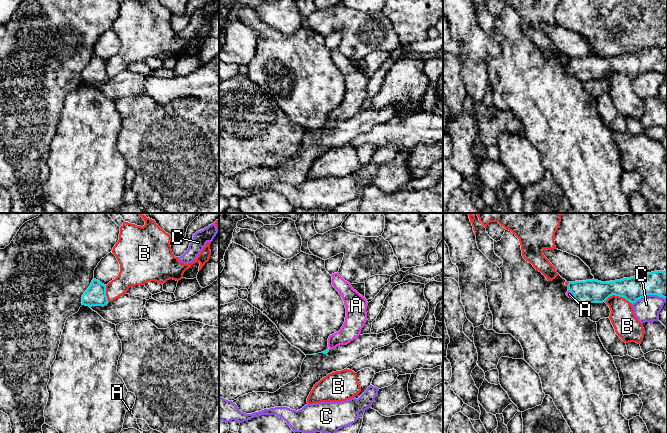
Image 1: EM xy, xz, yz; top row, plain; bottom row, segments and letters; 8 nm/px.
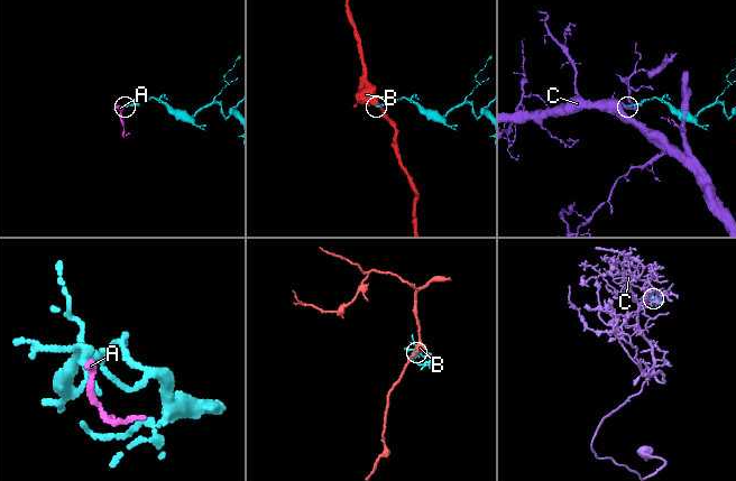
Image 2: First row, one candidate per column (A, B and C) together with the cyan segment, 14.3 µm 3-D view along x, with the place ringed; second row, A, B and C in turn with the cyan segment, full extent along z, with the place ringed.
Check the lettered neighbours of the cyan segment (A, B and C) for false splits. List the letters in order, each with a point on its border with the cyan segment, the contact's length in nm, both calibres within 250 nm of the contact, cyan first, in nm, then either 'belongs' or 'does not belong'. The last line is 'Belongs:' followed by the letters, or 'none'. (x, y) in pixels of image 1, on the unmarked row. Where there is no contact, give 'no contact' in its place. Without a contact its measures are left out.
A: yz (571, 68) | 90 nm | 190/50 nm | belongs
B: yz (618, 71) | 240 nm | 190/200 nm | does not belong
C: yz (648, 70) | 280 nm | 220/200 nm | does not belong
Belongs: A

